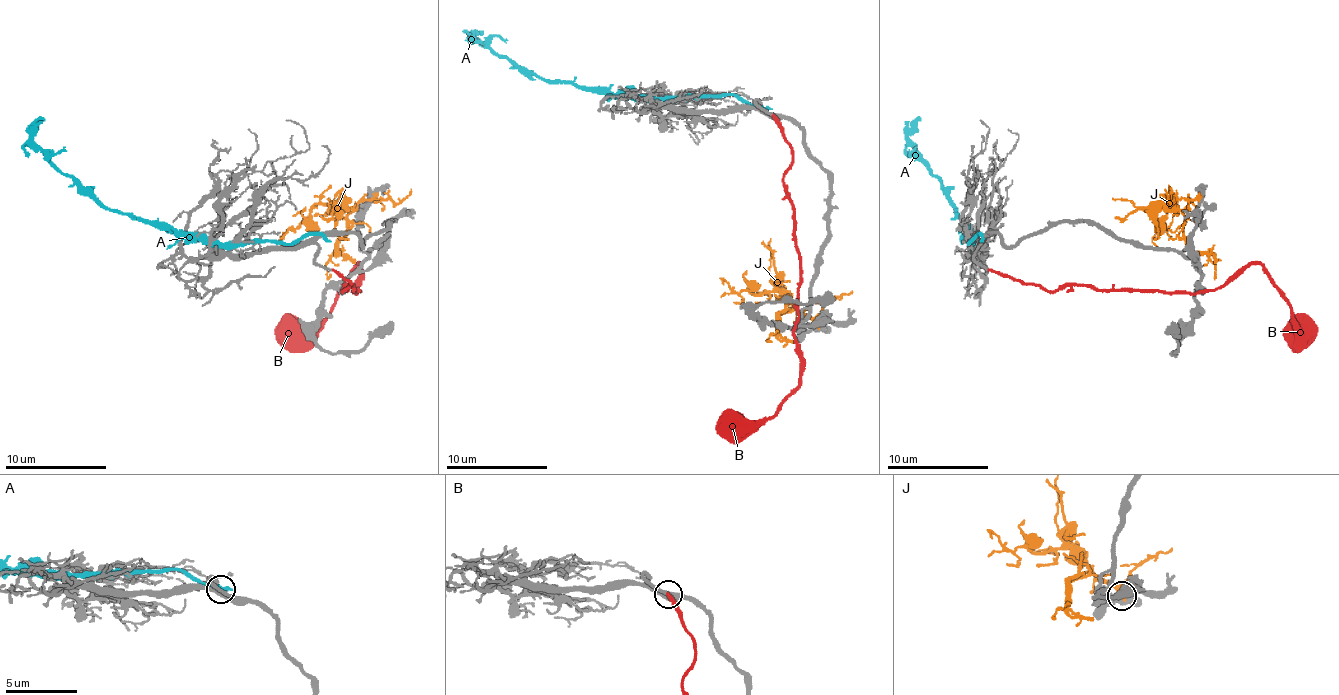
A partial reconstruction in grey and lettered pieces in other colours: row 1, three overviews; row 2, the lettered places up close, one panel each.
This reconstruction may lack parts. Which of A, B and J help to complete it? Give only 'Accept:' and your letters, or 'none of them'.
Accept: B

